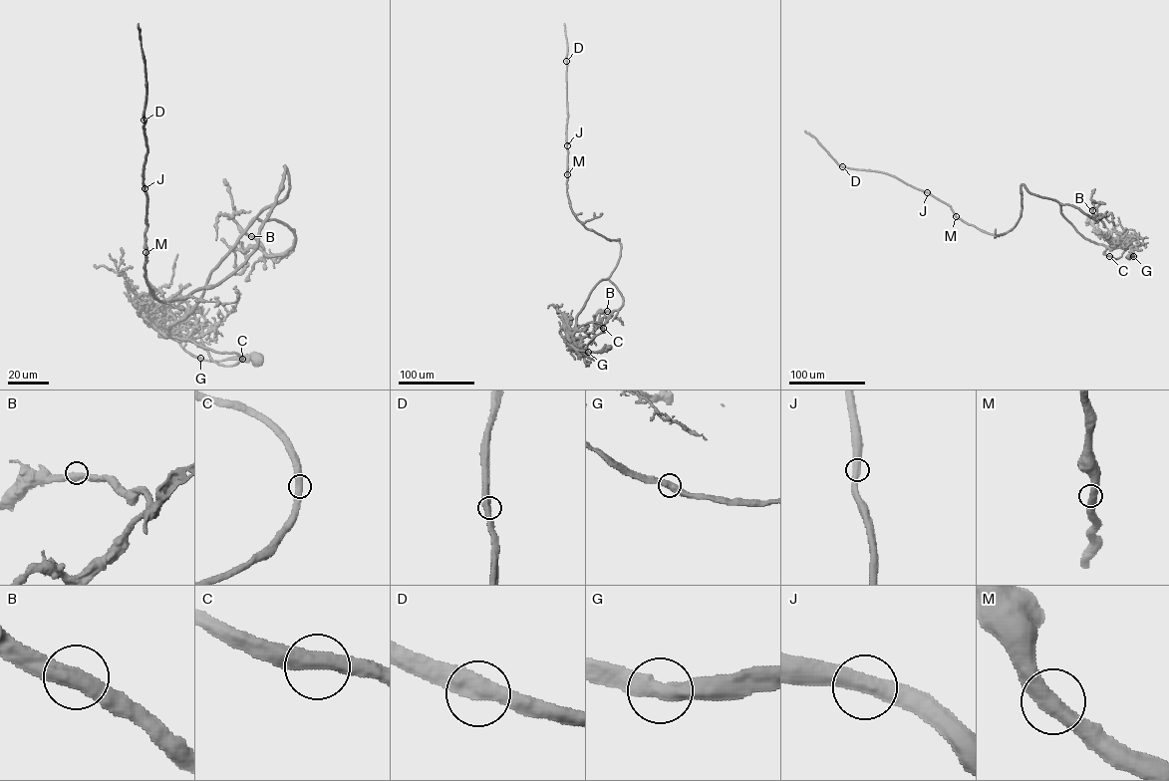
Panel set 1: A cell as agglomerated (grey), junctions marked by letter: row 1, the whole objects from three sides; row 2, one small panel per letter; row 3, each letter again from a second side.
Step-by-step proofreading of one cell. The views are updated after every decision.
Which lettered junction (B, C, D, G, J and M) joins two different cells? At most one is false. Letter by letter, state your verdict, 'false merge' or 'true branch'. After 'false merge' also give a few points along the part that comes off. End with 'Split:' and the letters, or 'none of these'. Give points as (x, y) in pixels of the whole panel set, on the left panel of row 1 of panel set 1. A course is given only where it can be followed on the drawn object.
B: true branch
C: true branch
D: true branch
G: true branch
J: true branch
M: true branch
Split: none of these

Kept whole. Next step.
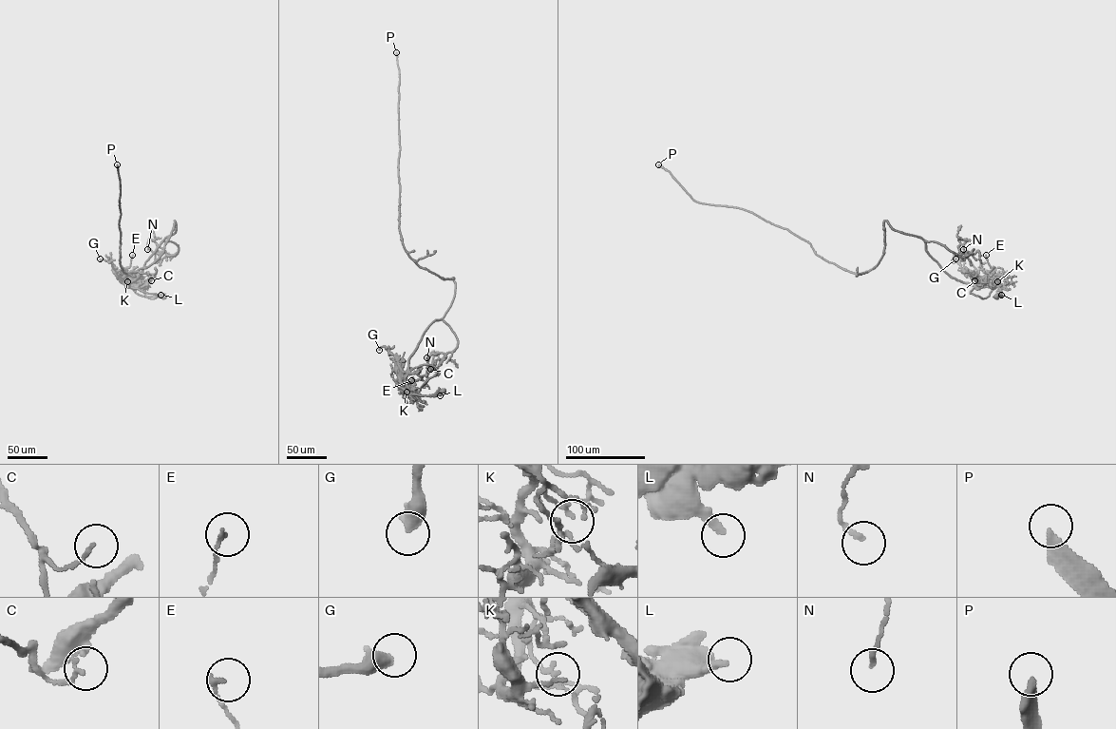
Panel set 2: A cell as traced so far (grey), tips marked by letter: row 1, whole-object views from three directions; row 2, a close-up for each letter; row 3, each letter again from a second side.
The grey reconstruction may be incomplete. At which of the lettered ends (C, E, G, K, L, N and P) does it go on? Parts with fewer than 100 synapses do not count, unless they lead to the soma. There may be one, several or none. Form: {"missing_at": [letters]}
{"missing_at": ["P"]}

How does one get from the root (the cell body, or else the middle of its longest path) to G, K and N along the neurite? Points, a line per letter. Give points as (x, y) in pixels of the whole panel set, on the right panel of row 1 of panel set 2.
G: (996, 297), (1001, 297), (999, 285), (978, 287), (958, 263), (952, 260), (955, 258)
K: (996, 297), (1001, 297), (997, 281)
N: (996, 297), (999, 285), (950, 277), (925, 240), (959, 255), (959, 239), (966, 239), (963, 249)

